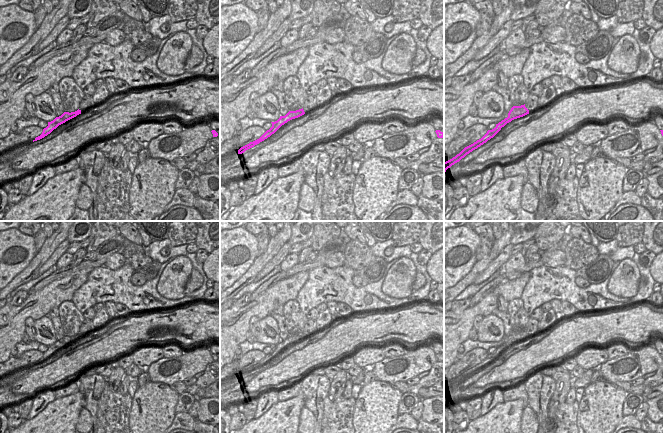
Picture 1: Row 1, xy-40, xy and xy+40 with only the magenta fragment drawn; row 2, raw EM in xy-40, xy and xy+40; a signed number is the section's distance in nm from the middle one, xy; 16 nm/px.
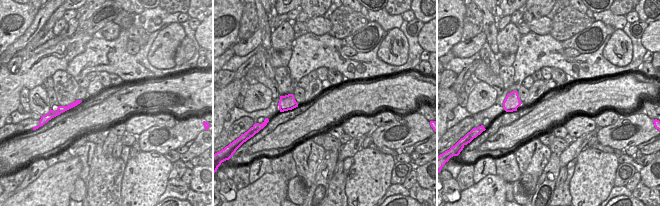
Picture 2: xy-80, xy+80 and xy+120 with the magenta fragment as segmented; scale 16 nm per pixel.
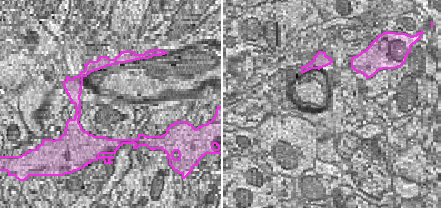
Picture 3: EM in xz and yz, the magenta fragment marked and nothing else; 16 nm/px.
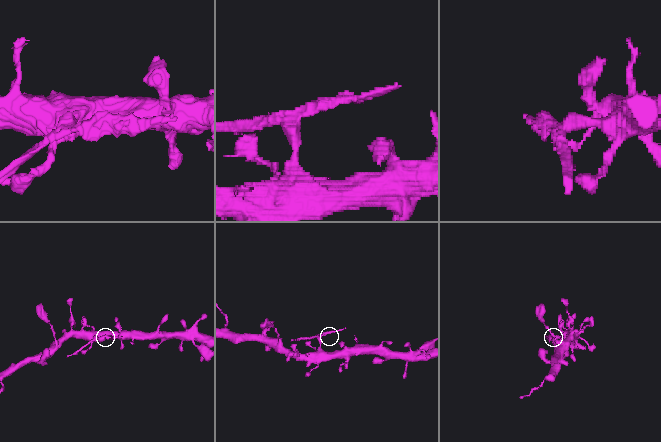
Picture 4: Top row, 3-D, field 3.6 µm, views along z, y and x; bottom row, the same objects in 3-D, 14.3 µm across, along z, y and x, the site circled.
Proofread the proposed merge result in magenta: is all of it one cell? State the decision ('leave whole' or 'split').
split

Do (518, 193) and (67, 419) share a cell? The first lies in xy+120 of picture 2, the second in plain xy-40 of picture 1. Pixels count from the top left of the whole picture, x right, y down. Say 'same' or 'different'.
different

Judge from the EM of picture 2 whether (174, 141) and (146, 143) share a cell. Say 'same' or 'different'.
same

